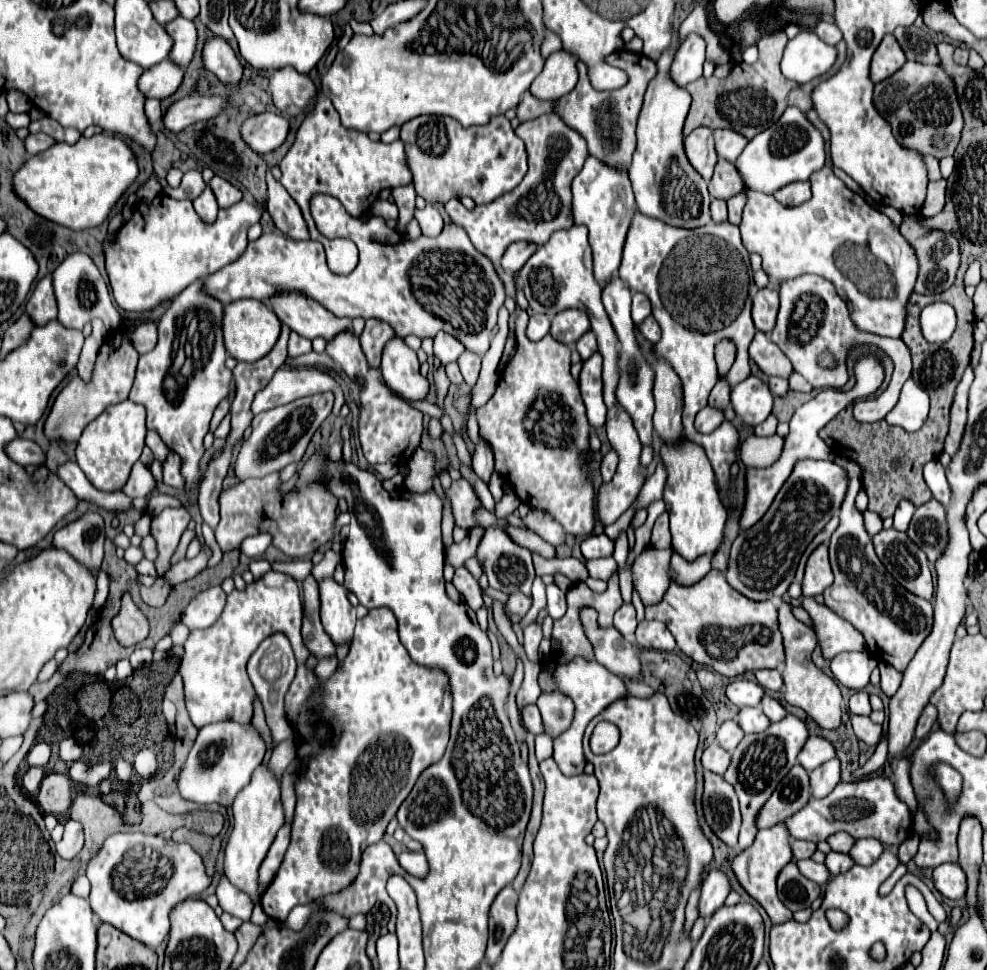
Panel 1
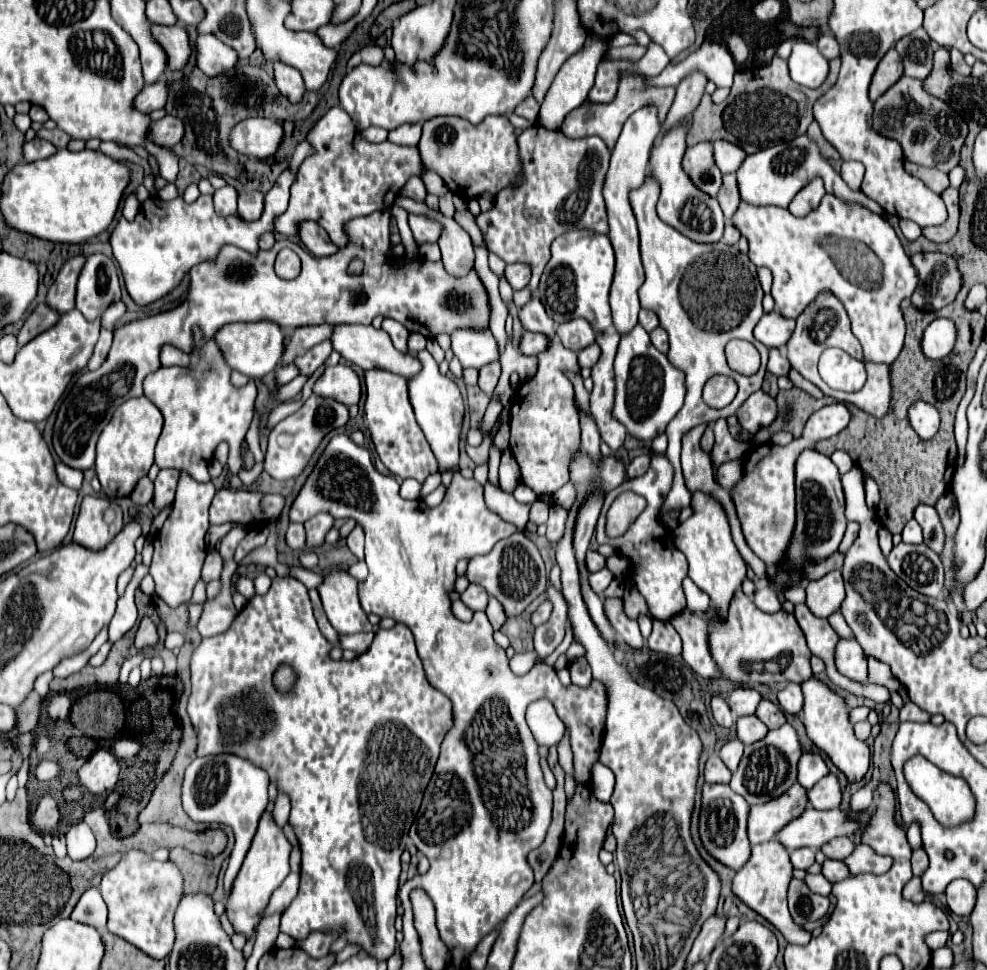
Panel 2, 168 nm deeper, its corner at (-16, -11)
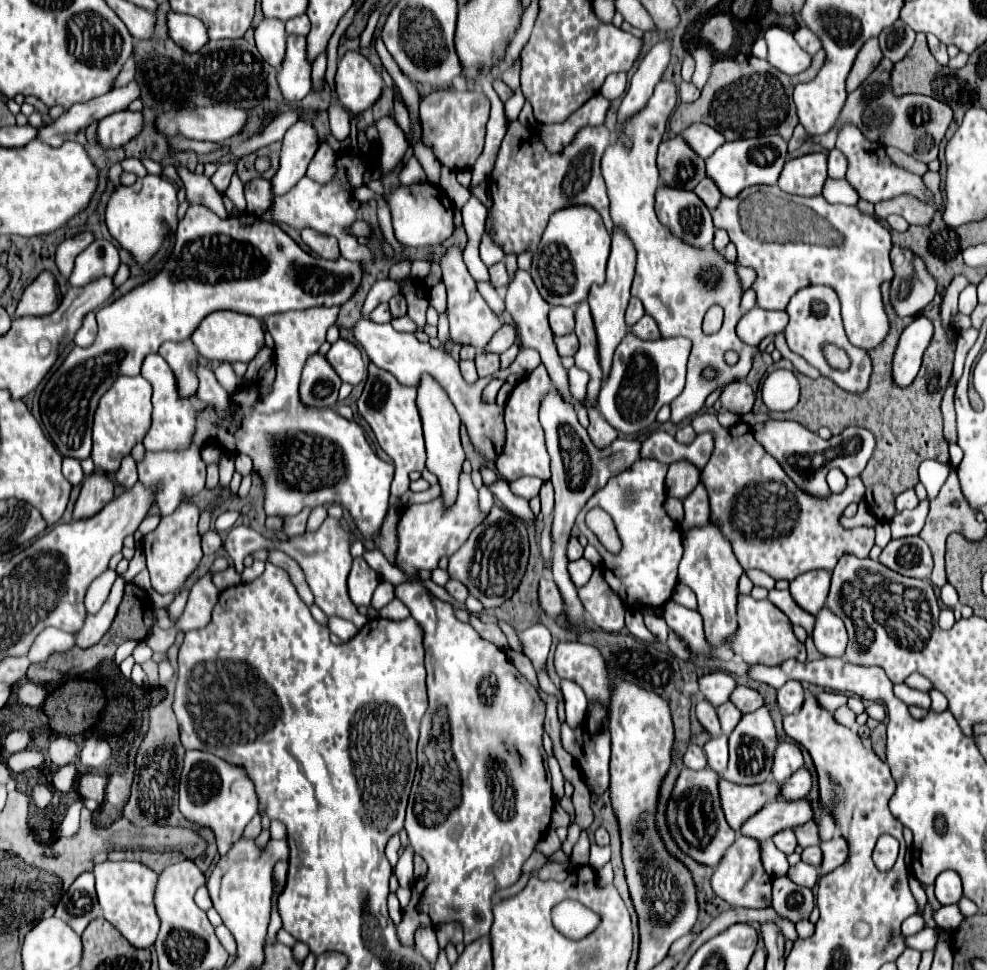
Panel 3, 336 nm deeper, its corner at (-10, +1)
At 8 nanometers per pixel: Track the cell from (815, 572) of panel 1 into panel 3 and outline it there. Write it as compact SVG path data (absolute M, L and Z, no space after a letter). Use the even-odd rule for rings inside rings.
M826 570L806 572L790 582L790 594L794 602L798 602L798 606L802 606L802 610L806 610L812 616L816 616L822 610L828 596L828 588L830 572Z

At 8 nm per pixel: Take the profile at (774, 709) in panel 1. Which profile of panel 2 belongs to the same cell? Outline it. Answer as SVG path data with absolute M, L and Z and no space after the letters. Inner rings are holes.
M762 700L758 710L756 710L756 716L768 726L768 728L780 728L782 724L786 724L786 716L784 712L780 710L780 706L772 704L770 700Z

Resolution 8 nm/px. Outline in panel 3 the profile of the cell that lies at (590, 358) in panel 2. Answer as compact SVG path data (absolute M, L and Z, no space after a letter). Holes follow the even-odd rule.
M574 334L566 336L554 336L554 344L560 356L572 356L578 350L578 338Z

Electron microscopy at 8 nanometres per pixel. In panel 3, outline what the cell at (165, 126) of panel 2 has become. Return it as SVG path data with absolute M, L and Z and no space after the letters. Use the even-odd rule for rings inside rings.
M122 110L118 114L110 114L102 118L96 126L96 142L104 150L124 146L130 138L134 138L142 130L142 114Z

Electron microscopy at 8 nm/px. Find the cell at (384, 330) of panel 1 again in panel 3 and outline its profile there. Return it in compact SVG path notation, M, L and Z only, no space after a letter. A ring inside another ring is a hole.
M382 302L374 308L374 312L370 314L370 320L378 322L378 324L384 324L384 322L390 322L392 316L390 316L390 310L388 310L388 302Z

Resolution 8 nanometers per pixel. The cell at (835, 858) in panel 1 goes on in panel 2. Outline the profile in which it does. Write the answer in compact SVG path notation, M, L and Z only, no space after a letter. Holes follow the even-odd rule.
M826 860L822 864L822 874L830 882L840 882L840 880L848 878L848 866L844 866L844 862L840 862L840 860Z

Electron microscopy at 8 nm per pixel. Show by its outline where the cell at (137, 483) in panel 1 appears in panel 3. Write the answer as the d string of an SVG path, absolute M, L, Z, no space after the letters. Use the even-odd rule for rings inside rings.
M132 456L122 458L122 464L116 472L116 482L124 488L132 488L138 482L138 472L136 472L136 462L132 460Z

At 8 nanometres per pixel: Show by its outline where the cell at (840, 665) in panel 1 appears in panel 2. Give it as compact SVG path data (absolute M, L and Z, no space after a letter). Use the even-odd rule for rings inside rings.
M840 640L836 646L836 668L846 678L868 684L868 664L862 646L856 640Z

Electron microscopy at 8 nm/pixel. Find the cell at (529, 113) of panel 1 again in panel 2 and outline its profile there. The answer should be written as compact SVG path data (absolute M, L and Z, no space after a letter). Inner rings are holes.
M530 96L516 108L516 114L524 116L530 124L536 124L538 122L538 114L540 114L540 102L536 102L536 98Z

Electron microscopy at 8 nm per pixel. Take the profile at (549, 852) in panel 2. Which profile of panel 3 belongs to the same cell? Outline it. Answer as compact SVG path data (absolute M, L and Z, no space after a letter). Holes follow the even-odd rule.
M534 852L534 854L524 862L524 866L522 866L522 874L526 874L526 872L538 872L544 864L546 864L546 858L544 858L542 854Z

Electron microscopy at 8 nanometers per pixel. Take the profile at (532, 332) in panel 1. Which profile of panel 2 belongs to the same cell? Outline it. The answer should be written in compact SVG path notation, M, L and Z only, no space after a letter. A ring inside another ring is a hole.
M524 332L522 342L520 342L520 352L526 356L536 356L540 352L544 352L548 348L550 340L546 338L546 334L532 334L532 332Z

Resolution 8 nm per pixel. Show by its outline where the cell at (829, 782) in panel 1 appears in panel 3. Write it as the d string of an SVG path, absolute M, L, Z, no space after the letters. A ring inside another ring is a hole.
M800 768L788 778L784 784L780 784L780 796L784 800L800 800L810 792L812 786L812 776L806 768Z

